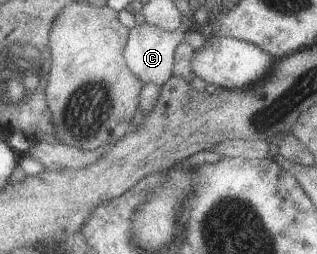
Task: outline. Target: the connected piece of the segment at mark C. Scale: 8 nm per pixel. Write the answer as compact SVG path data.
M145 22L130 30L126 59L145 83L162 87L175 70L175 50L183 42L181 30L168 31Z

